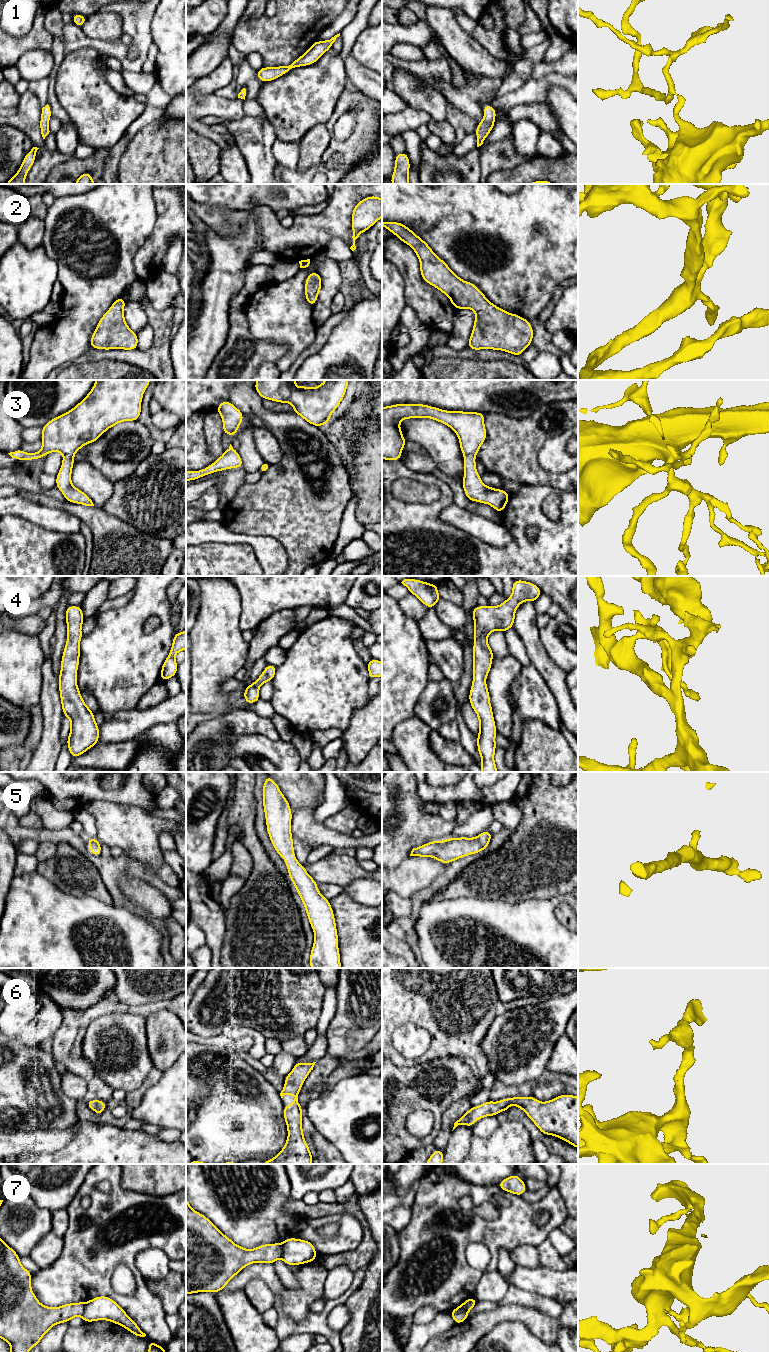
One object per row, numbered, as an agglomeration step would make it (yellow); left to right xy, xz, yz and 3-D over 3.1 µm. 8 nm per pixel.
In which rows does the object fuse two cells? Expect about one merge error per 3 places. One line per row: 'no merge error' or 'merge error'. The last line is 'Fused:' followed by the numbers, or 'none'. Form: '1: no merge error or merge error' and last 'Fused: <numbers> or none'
1: no merge error
2: no merge error
3: no merge error
4: no merge error
5: no merge error
6: no merge error
7: merge error
Fused: 7

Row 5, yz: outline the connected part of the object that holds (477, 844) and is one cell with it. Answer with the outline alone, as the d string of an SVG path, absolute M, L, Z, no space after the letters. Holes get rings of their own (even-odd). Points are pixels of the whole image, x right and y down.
M487 830L477 837L448 838L442 841L431 841L412 849L410 856L432 857L444 864L471 854L482 852L488 848L493 834Z

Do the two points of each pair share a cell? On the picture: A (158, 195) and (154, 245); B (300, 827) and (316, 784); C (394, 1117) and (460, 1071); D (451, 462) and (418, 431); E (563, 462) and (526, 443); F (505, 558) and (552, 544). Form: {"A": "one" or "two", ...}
{"A": "one", "B": "two", "C": "one", "D": "one", "E": "two", "F": "one"}

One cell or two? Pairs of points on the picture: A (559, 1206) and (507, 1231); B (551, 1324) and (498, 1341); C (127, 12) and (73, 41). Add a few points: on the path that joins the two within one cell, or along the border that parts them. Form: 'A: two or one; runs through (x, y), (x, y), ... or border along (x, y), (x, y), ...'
A: one; runs through (546, 1206), (529, 1209), (520, 1218)
B: two; border along (508, 1320), (521, 1321), (533, 1334), (544, 1341)
C: one; runs through (142, 40), (136, 62), (101, 45)

